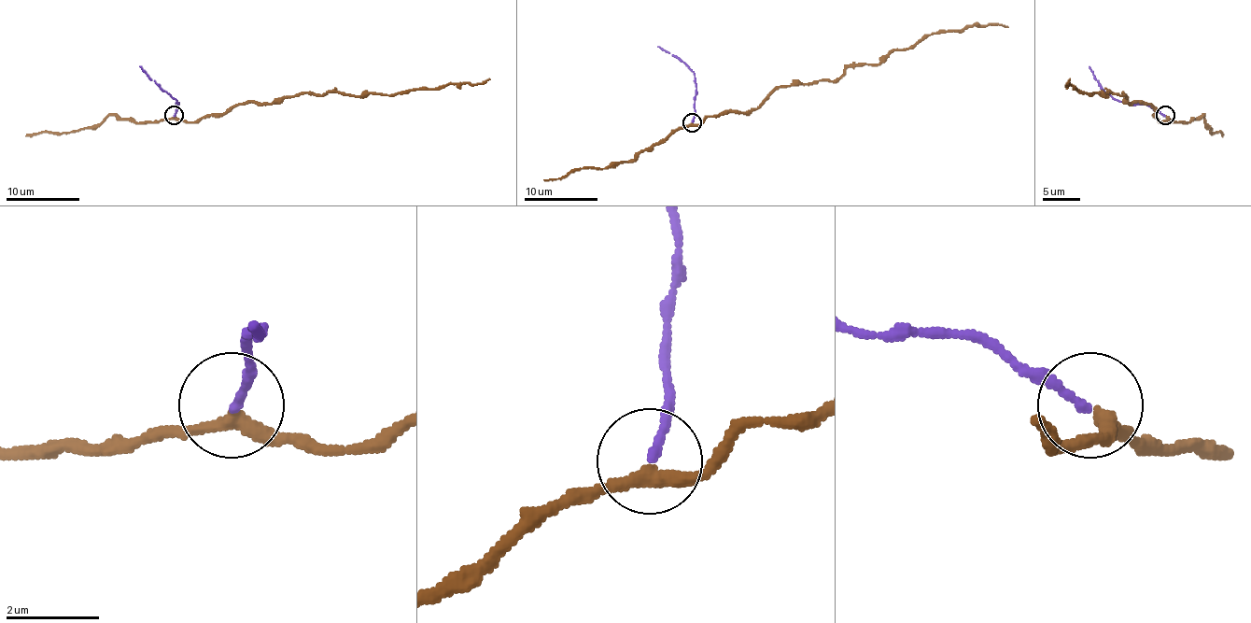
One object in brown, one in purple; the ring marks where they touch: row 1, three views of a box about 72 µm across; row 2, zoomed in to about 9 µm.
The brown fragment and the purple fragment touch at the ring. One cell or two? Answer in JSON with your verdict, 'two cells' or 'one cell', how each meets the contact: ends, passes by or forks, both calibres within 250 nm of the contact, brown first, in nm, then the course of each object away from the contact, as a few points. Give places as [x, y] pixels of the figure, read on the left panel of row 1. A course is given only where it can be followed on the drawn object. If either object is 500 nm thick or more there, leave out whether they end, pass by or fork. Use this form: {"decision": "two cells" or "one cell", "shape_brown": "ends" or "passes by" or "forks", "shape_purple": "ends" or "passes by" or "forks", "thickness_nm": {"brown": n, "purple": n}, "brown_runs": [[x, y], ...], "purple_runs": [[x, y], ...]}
{"decision": "one cell", "shape_brown": "passes by", "shape_purple": "ends", "thickness_nm": {"brown": 300, "purple": 170}, "brown_runs": [[174, 116], [200, 121], [252, 101], [277, 103], [302, 93], [394, 95], [456, 82], [483, 84], [490, 78]], "purple_runs": [[174, 116], [177, 105], [175, 99], [139, 65]]}

